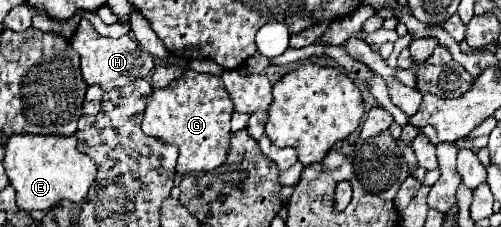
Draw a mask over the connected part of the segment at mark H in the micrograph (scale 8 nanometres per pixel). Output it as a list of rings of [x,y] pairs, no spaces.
[[[81,20],[75,36],[71,38],[73,48],[79,52],[81,56],[81,72],[85,82],[97,84],[101,86],[105,92],[117,86],[125,86],[131,84],[137,78],[149,78],[153,68],[155,68],[155,58],[151,54],[147,54],[131,36],[121,36],[121,38],[105,38],[101,34],[95,32],[95,28],[91,26],[89,20]]]

